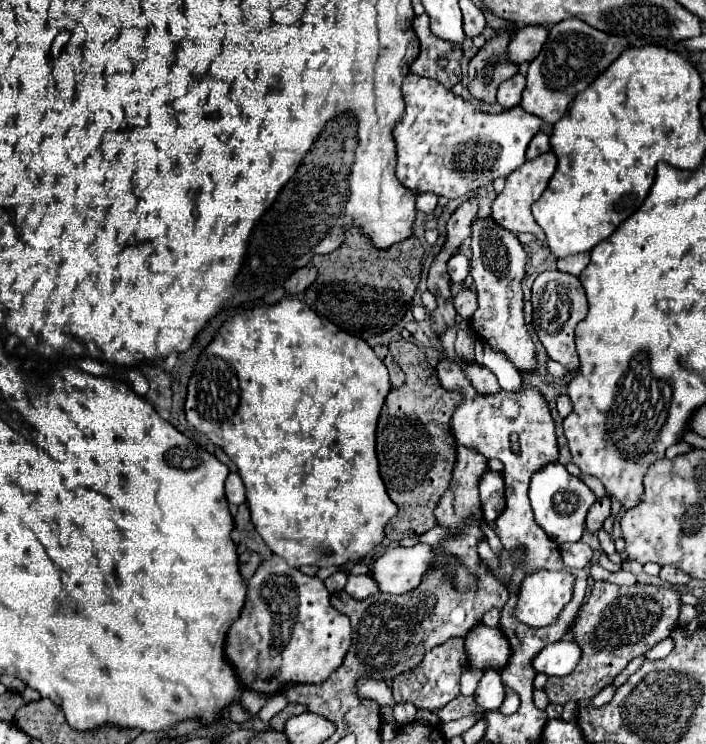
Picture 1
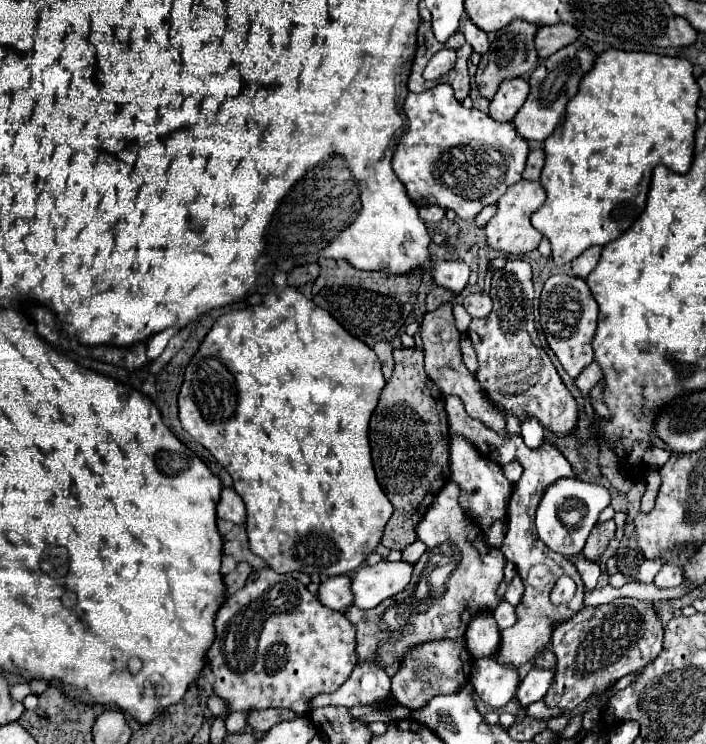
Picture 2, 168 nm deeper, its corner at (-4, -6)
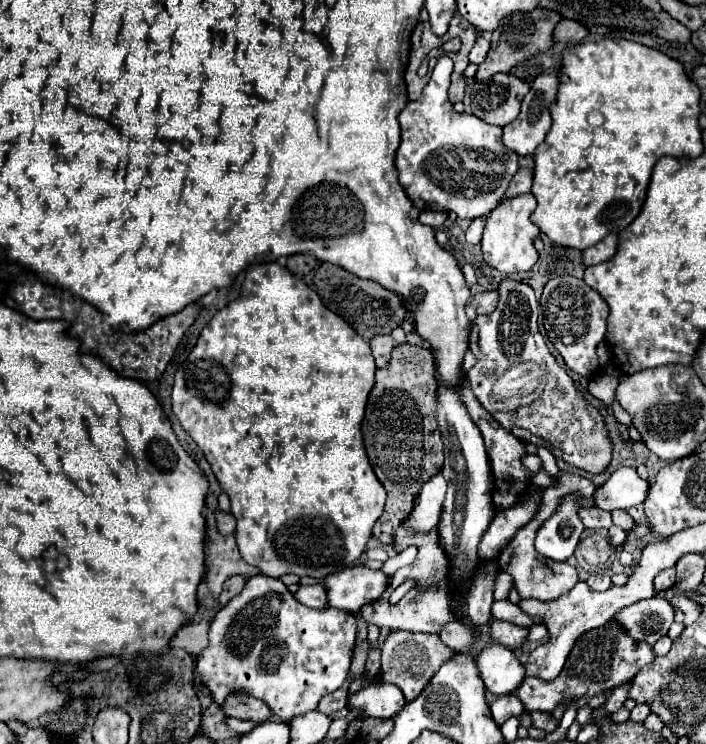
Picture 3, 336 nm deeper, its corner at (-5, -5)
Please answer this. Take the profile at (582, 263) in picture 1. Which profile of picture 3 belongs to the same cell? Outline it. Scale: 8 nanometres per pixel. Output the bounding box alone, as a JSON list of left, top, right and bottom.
[580,236,618,266]

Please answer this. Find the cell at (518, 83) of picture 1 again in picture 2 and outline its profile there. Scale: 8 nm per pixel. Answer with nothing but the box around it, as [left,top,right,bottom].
[489,79,529,121]

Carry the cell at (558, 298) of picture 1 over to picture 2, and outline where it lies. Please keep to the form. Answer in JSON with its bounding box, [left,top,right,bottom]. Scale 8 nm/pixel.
[541,275,599,379]

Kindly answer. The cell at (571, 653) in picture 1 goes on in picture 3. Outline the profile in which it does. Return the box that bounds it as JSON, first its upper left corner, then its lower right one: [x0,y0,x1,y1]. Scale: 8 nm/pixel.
[490,694,524,724]

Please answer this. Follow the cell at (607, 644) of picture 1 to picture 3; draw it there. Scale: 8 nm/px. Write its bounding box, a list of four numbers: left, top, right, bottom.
[516,620,656,712]

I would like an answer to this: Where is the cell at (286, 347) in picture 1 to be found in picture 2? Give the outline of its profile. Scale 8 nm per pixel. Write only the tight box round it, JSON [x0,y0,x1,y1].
[177,285,393,577]

